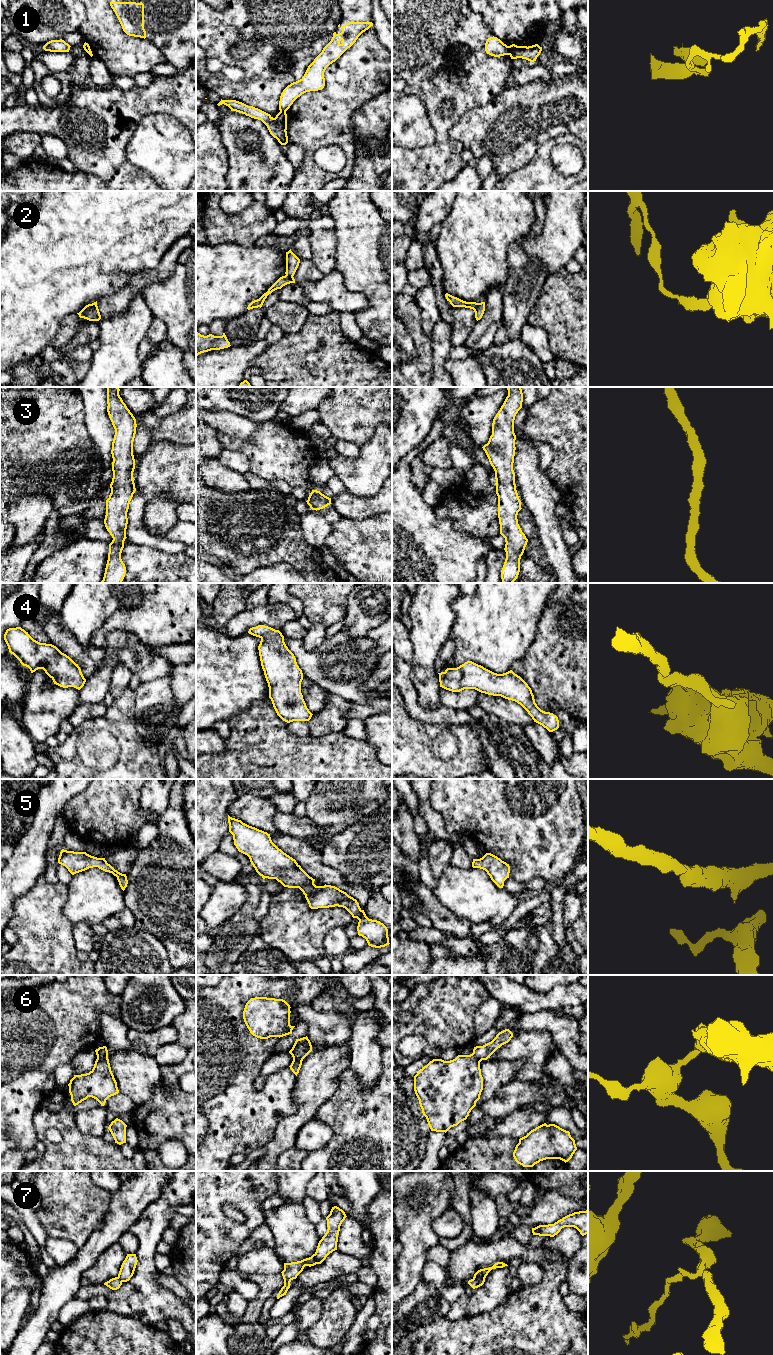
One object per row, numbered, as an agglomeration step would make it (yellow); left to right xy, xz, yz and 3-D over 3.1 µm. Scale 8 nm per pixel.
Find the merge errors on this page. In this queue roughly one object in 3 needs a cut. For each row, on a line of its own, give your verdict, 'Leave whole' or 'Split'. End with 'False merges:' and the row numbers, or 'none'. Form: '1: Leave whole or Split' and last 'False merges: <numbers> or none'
1: Split
2: Split
3: Leave whole
4: Leave whole
5: Leave whole
6: Split
7: Split
False merges: 1, 2, 6, 7

